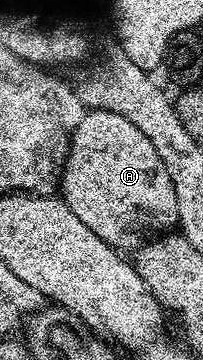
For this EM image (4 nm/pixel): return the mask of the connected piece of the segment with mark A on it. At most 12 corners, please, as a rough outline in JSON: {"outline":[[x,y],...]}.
{"outline":[[91,109],[60,196],[119,251],[178,225],[176,187],[124,115]]}

